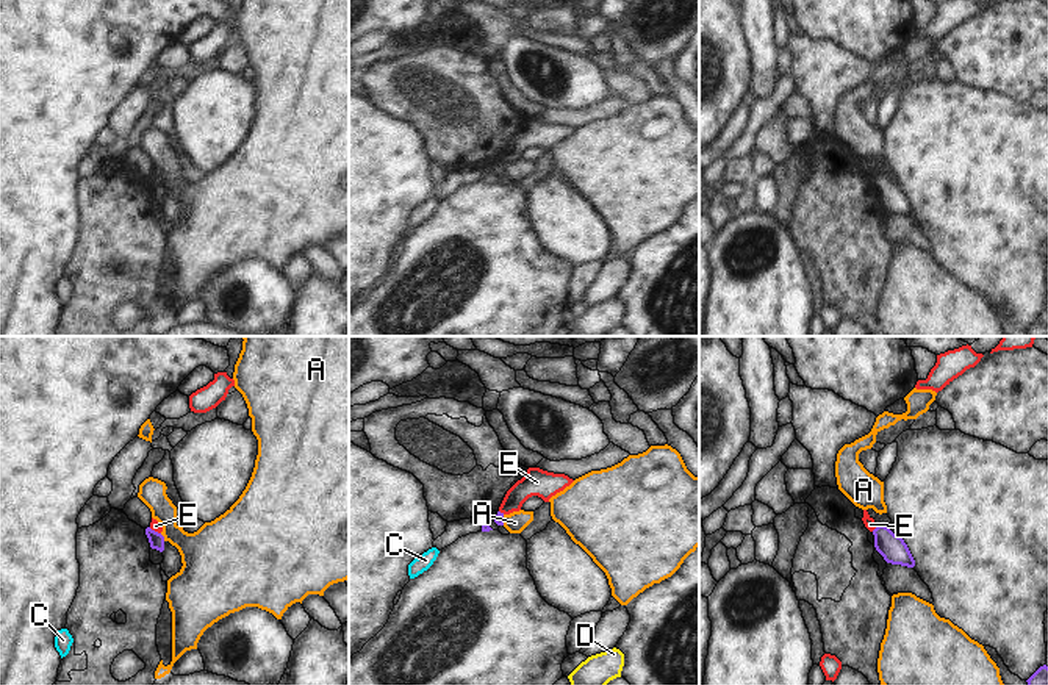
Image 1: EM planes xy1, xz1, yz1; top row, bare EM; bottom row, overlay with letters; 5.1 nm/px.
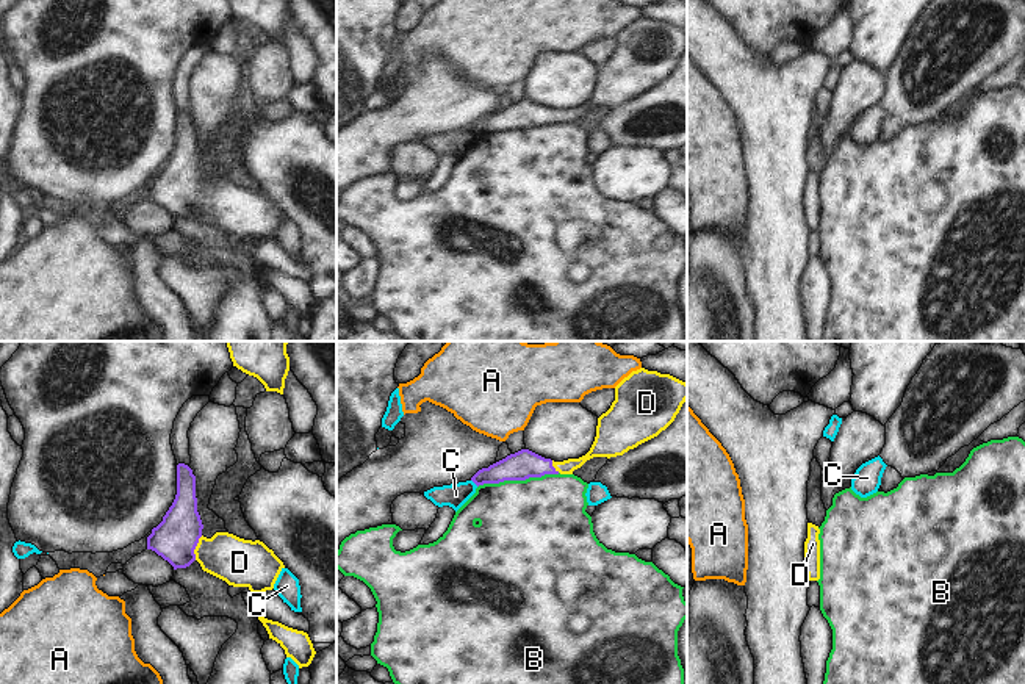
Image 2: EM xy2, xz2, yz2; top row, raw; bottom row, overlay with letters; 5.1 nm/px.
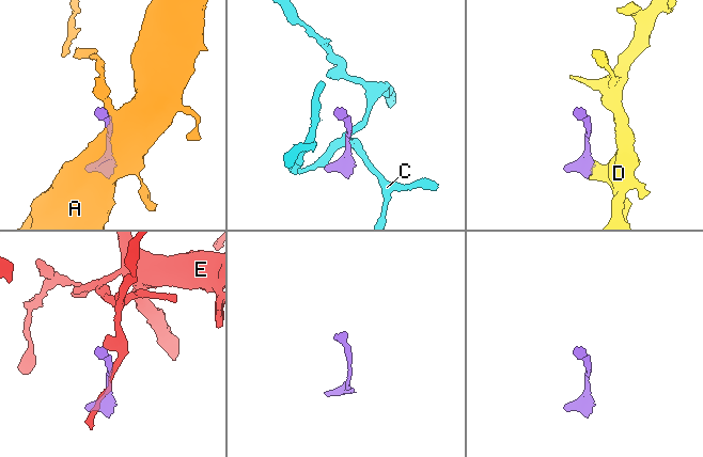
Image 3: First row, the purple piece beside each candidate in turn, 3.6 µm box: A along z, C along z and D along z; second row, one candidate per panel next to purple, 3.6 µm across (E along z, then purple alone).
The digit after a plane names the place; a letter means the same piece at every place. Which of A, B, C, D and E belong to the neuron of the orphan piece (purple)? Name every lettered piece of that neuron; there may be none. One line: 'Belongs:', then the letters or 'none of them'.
Belongs: D

